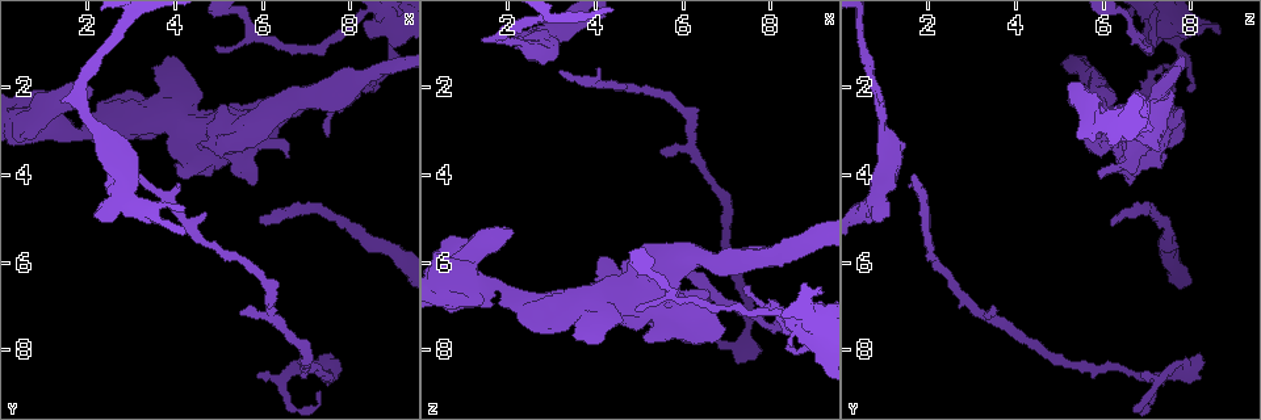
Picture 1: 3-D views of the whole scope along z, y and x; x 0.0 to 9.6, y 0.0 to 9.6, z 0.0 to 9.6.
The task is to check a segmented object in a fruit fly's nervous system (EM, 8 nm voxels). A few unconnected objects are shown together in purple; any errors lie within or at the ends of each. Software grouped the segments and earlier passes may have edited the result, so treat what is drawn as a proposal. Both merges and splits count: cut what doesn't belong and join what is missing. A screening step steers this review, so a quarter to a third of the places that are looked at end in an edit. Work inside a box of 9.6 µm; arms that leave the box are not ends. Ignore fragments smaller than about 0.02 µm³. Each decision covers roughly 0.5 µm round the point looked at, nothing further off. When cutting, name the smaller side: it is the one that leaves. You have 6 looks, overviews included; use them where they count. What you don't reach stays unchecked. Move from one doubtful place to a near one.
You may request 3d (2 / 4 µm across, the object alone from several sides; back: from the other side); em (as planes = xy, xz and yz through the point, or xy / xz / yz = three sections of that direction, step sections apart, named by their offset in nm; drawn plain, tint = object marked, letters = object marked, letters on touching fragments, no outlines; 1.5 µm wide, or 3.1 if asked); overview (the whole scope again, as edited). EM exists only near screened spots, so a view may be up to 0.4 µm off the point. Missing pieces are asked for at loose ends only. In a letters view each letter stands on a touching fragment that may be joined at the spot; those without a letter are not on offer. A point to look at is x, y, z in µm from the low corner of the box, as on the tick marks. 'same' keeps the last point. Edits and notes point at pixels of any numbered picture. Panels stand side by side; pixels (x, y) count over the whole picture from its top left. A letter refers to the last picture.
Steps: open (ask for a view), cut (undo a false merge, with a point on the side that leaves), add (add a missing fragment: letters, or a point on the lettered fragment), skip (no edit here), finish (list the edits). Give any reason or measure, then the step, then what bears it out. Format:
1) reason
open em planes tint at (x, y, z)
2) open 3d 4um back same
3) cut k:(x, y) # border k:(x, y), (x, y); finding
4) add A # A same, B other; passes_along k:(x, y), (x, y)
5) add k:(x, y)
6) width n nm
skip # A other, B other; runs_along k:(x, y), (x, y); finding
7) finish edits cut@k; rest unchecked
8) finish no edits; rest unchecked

an open end
open em xz step 8 letters at (1.40, 2.35, 0.95)

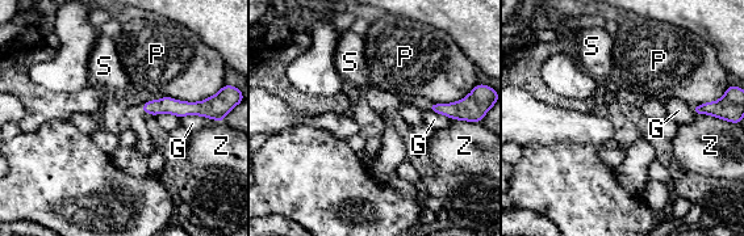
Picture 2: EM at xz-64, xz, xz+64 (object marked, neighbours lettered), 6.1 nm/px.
longest_contact P 380 nm
skip # G other, P other, S other, Z other; border 2:(225, 84), (199, 101), (166, 97); no lettered fragment goes on from it

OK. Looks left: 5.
calibre changes
open em planes letters at (5.30, 3.25, 5.75)

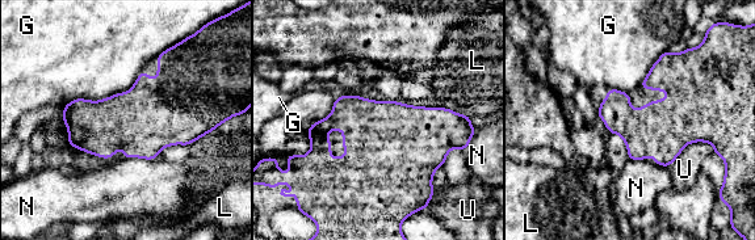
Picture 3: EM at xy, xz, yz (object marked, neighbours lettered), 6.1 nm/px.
width 320 nm
skip # G other, L other, N other, U other; border 3:(126, 91), (74, 99), (63, 108); continuous, no second cell

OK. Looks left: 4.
stops while still wide
open em planes letters at (2.10, 2.05, 5.35)

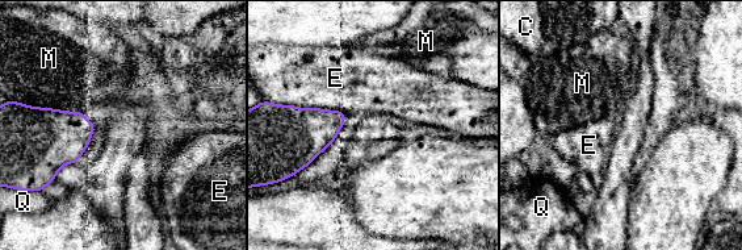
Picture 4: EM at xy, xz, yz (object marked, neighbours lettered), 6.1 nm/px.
skip # C other, E other, M other, Q other; no lettered fragment goes on from it

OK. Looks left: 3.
finish no edits; rest unchecked

